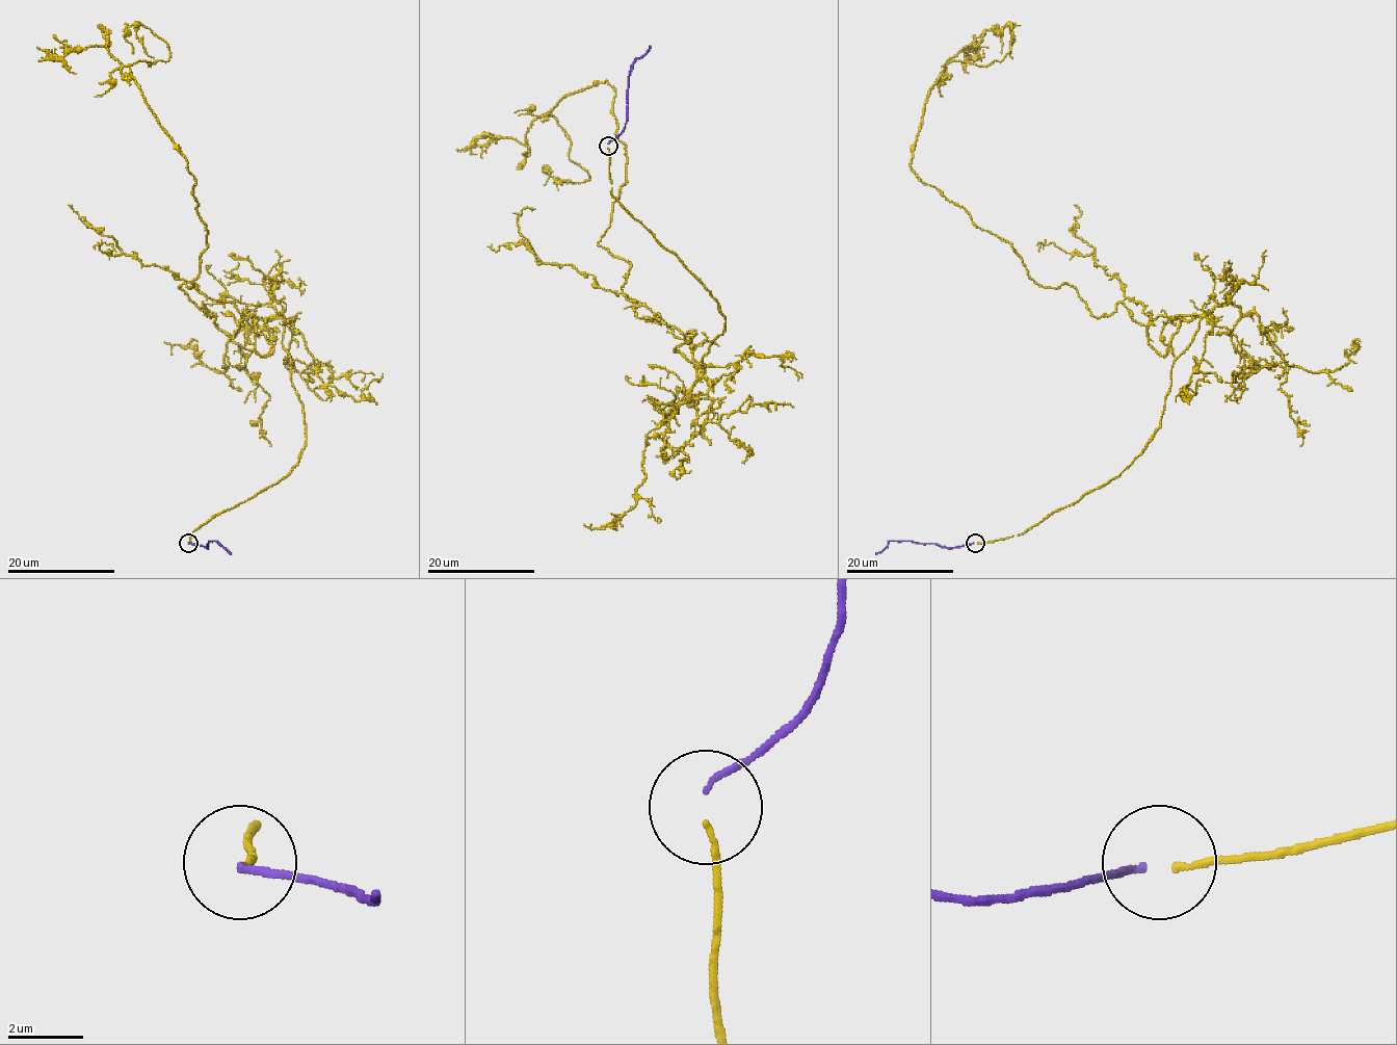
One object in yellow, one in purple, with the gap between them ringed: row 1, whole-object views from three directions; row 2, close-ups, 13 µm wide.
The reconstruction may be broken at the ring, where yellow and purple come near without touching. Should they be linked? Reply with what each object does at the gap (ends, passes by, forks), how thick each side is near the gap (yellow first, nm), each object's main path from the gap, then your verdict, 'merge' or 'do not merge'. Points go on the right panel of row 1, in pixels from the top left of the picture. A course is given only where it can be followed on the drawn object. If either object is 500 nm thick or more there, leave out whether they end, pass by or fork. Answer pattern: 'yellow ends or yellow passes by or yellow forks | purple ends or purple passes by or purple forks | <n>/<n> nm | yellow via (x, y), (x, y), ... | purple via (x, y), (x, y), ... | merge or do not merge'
yellow ends | purple ends | 150/160 nm | yellow via (977, 542), (1142, 452), (1201, 317), (1095, 317), (915, 173), (943, 67), (1000, 61), (1010, 25), (1001, 53) | purple via (973, 542), (952, 547), (890, 541), (875, 554) | merge

